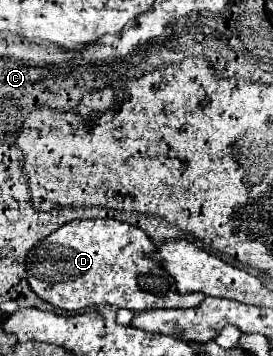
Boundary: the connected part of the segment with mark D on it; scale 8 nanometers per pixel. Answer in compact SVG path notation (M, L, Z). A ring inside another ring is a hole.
M85 219L85 221L71 221L49 237L45 237L35 249L33 255L27 257L27 281L31 289L53 307L65 311L81 311L93 305L115 305L119 309L129 309L135 313L149 311L149 309L187 309L195 307L203 301L203 293L179 295L175 289L175 281L163 269L163 265L147 255L155 253L155 245L145 231L133 227L129 223L121 223L115 219Z

